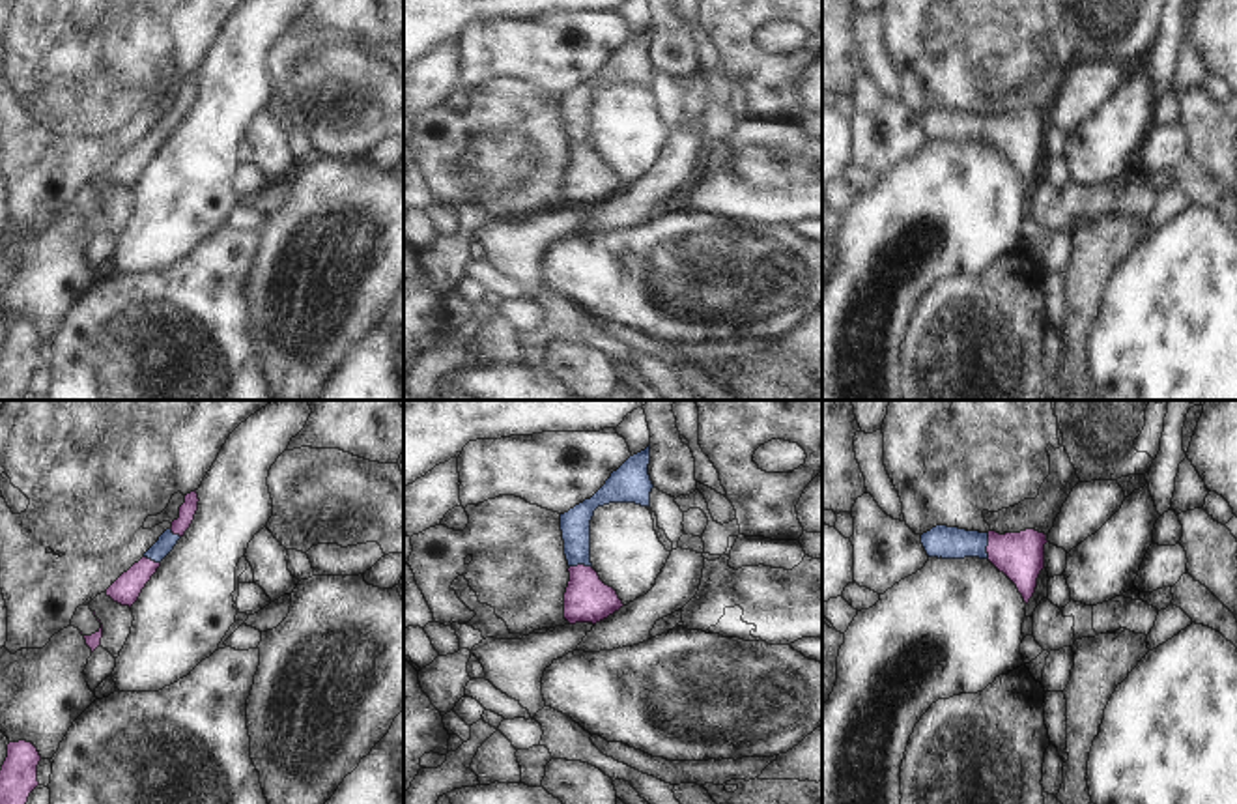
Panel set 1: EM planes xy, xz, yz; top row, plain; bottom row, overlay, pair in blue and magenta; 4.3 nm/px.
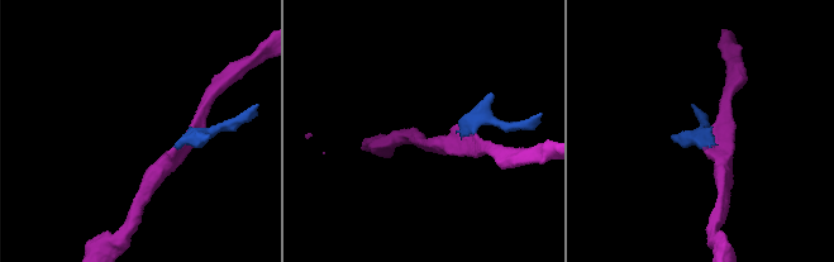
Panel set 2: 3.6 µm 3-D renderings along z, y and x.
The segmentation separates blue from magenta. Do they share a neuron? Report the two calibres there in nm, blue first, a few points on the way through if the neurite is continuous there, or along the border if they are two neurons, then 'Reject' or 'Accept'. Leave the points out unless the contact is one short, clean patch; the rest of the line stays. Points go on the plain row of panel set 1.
Thickness 140 nm (blue) against 200 nm. Path across: yz (950, 124), (987, 126), (1021, 137). Accept.

